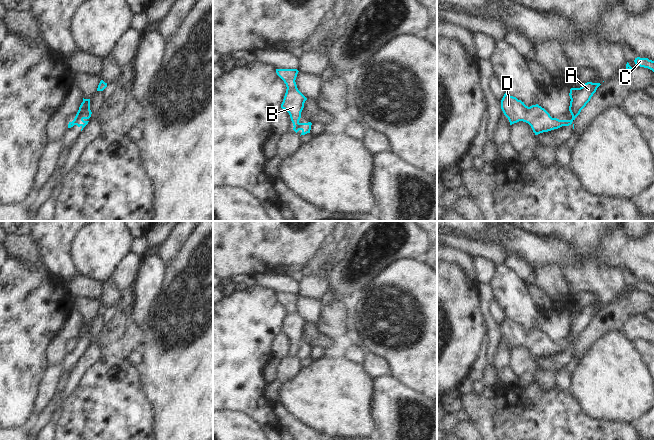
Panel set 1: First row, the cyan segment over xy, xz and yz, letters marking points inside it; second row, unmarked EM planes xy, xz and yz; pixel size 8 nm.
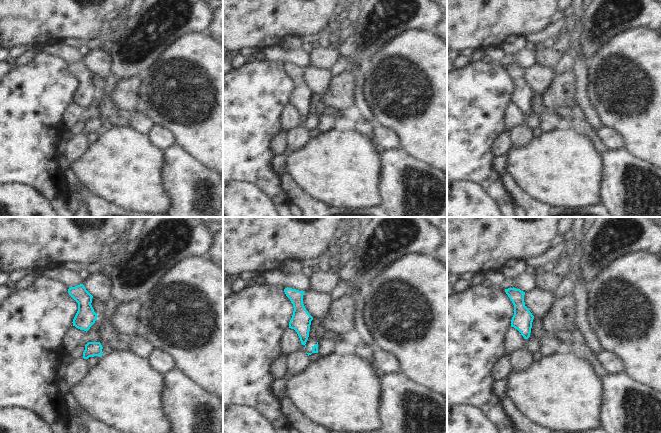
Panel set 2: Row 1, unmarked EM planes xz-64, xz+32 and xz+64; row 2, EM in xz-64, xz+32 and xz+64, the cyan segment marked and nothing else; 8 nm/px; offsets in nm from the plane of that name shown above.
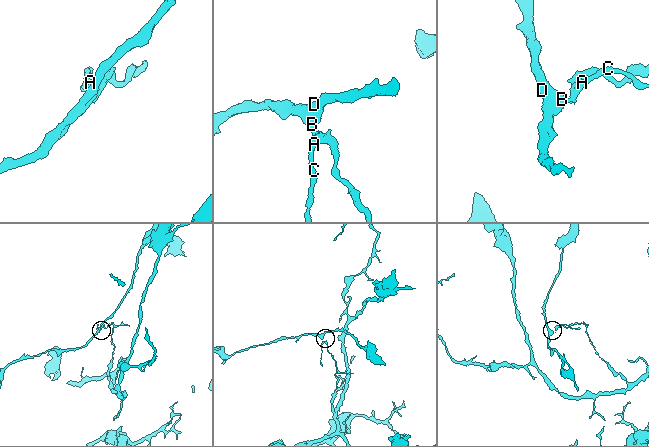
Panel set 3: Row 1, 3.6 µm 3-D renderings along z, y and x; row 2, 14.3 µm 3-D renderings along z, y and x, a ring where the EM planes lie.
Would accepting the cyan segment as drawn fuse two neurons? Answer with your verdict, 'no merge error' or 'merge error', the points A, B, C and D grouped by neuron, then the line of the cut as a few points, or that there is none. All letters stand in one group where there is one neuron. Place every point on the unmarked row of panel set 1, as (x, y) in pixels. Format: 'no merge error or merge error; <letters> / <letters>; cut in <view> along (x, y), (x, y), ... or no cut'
merge error; A C / B D; cut in yz along (562, 344), (564, 349)

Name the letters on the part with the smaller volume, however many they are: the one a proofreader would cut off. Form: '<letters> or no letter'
B, D

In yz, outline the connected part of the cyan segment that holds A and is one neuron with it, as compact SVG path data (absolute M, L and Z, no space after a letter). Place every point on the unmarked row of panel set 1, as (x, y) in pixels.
M587 306L583 308L580 312L571 312L570 313L570 330L569 335L572 339L571 344L563 344L564 350L573 349L572 347L575 342L580 338L581 334L586 330L590 325L593 318L596 316L597 312L600 310L600 307Z

